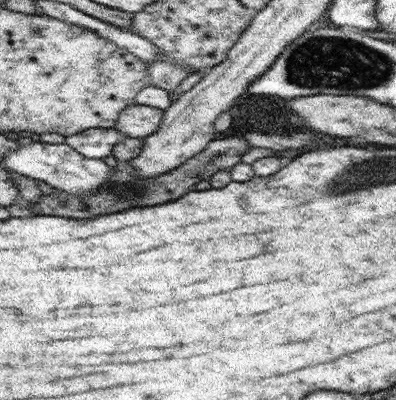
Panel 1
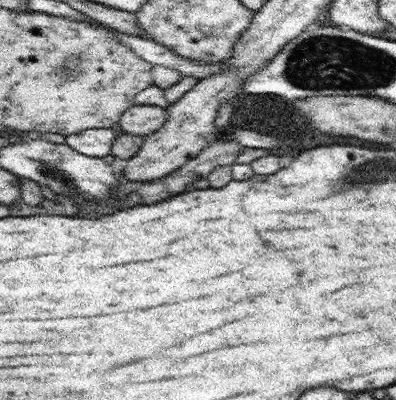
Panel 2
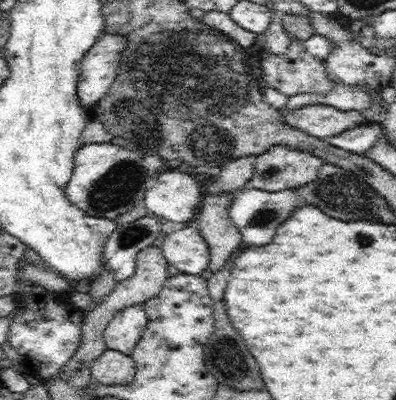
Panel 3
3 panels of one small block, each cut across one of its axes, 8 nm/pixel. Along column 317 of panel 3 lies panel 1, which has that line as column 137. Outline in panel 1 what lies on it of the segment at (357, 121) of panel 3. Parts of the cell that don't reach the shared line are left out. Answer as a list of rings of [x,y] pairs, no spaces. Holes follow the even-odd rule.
[[[133,104],[127,106],[123,112],[119,112],[117,124],[113,128],[119,130],[123,136],[133,136],[143,140],[145,136],[155,134],[159,130],[161,120],[163,120],[163,110]]]

